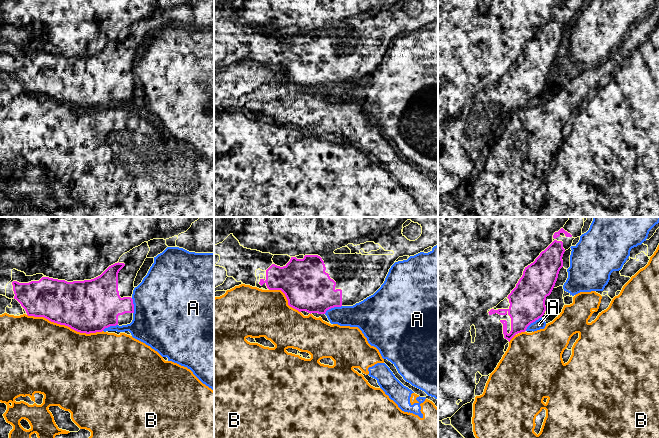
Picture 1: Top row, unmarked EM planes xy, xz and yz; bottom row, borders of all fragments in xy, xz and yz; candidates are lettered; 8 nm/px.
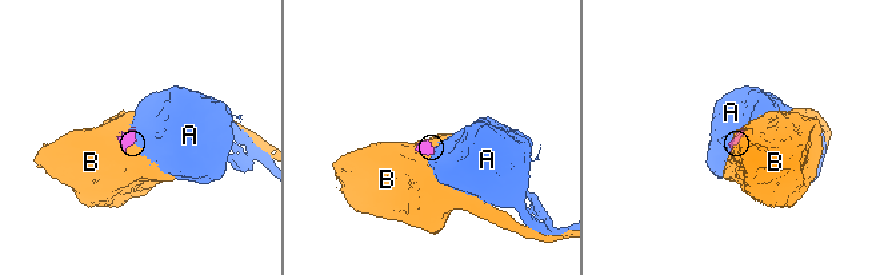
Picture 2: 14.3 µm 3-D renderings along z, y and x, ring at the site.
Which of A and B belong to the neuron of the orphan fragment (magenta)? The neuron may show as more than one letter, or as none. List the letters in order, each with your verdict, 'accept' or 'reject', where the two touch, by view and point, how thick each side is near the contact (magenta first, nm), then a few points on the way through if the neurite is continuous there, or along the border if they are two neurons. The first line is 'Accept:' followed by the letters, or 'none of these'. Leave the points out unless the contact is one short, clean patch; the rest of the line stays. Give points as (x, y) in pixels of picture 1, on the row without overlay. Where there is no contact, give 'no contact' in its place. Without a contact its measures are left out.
Accept: none of these
A: reject; meets magenta in xz at (332, 83); 380 nm thick on the magenta side, 200 nm on the other; border along xz (341, 81), (331, 83), (324, 89)
B: reject; meets magenta in xy at (65, 101); 420 nm thick on the magenta side, 480 nm on the other

